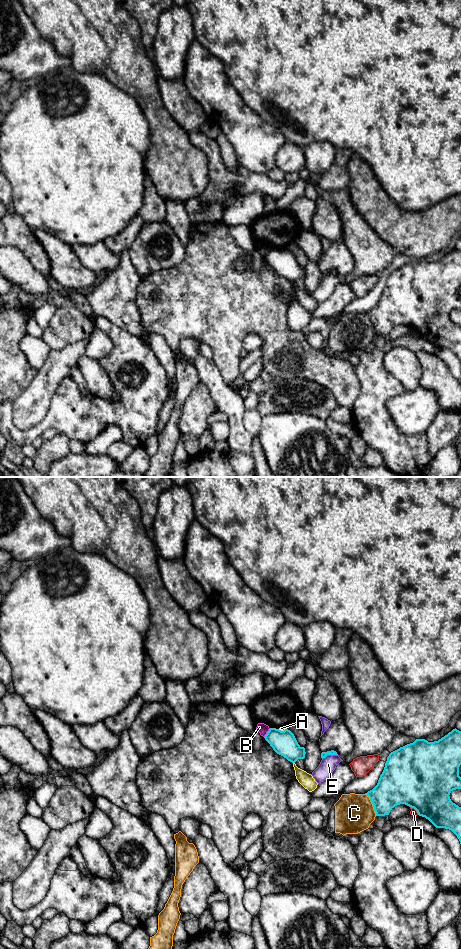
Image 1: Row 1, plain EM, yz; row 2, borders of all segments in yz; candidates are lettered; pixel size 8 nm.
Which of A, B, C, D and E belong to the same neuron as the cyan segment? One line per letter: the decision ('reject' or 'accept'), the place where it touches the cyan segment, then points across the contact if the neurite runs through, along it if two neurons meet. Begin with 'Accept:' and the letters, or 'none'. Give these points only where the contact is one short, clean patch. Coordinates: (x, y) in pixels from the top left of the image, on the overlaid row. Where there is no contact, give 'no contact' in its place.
Accept: none
A: reject; meets cyan in yz at (282, 731); border along yz (286, 728), (283, 730), (278, 729)
B: reject; meets cyan in yz at (267, 733); border along yz (270, 728), (264, 737)
C: reject; meets cyan in yz at (372, 803)
D: reject; meets cyan in yz at (415, 809)
E: reject; meets cyan in yz at (329, 754)

